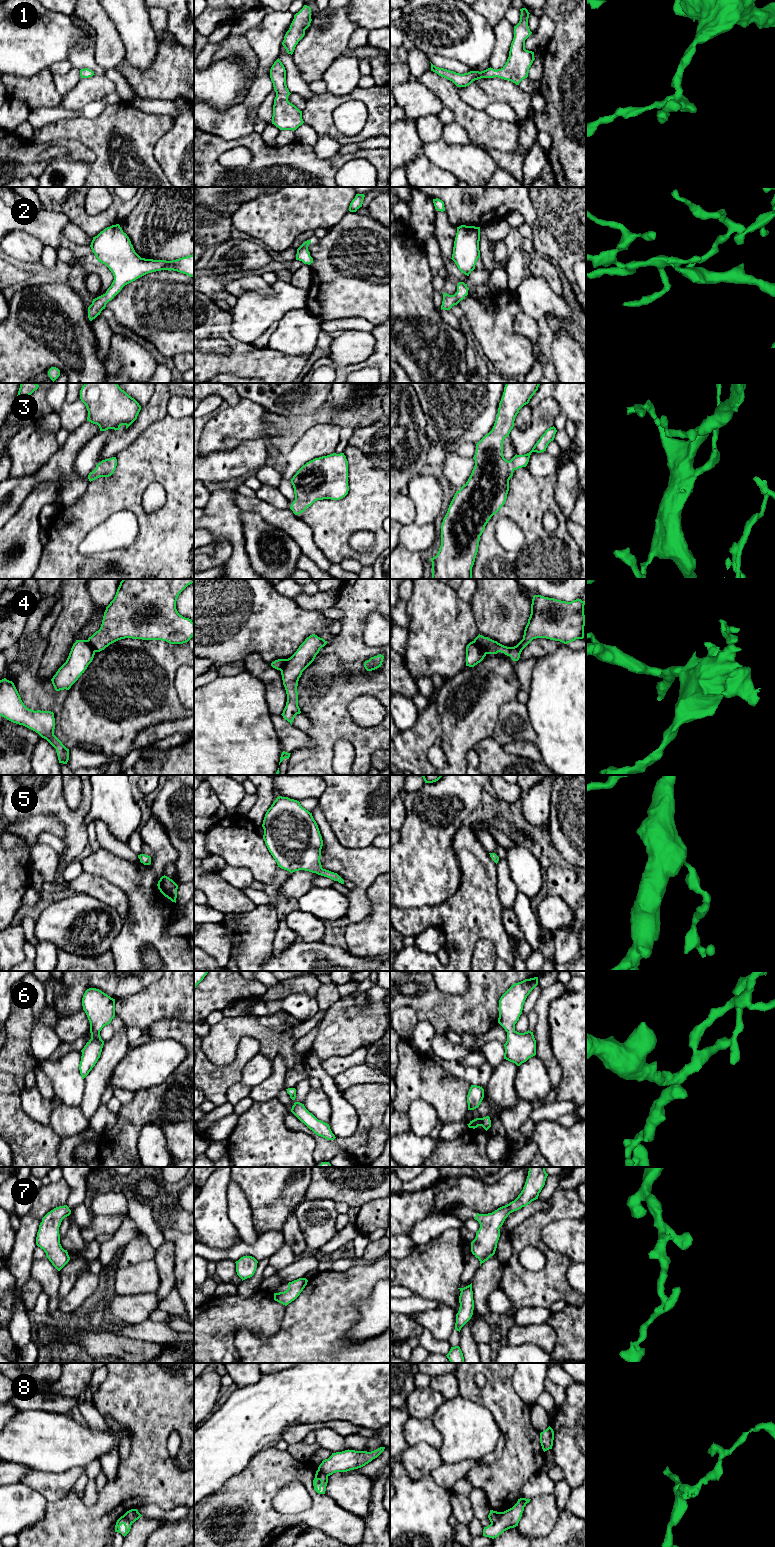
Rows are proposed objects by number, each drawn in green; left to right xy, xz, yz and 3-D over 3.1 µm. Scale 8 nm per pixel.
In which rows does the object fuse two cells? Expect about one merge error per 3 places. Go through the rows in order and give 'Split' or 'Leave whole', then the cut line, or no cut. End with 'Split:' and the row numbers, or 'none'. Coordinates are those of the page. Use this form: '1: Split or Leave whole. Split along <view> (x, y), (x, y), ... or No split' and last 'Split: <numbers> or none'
1: Leave whole. No split
2: Leave whole. No split
3: Leave whole. No split
4: Split. Split along yz (473, 641), (486, 653)
5: Leave whole. No split
6: Leave whole. No split
7: Leave whole. No split
8: Split. Split along yz (502, 1512), (499, 1518), (491, 1524)
Split: 4, 8

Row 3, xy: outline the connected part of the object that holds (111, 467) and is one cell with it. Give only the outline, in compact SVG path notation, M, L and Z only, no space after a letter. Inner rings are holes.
M116 457L102 460L100 463L96 465L95 470L89 473L88 475L89 481L91 482L99 477L111 476L114 473L116 466L117 466Z

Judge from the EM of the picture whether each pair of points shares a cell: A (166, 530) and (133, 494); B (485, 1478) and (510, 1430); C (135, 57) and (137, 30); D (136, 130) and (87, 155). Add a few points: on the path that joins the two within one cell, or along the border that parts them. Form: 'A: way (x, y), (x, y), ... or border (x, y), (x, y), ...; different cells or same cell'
A: way (155, 527), (134, 505); same cell
B: way (498, 1468), (510, 1456), (510, 1443); same cell
C: way (137, 50), (137, 37); same cell
D: border (82, 143), (94, 154), (94, 161), (92, 163); different cells

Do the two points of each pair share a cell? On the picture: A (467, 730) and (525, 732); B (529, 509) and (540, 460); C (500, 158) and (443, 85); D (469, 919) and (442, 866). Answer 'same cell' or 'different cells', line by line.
A: different cells
B: different cells
C: different cells
D: different cells

